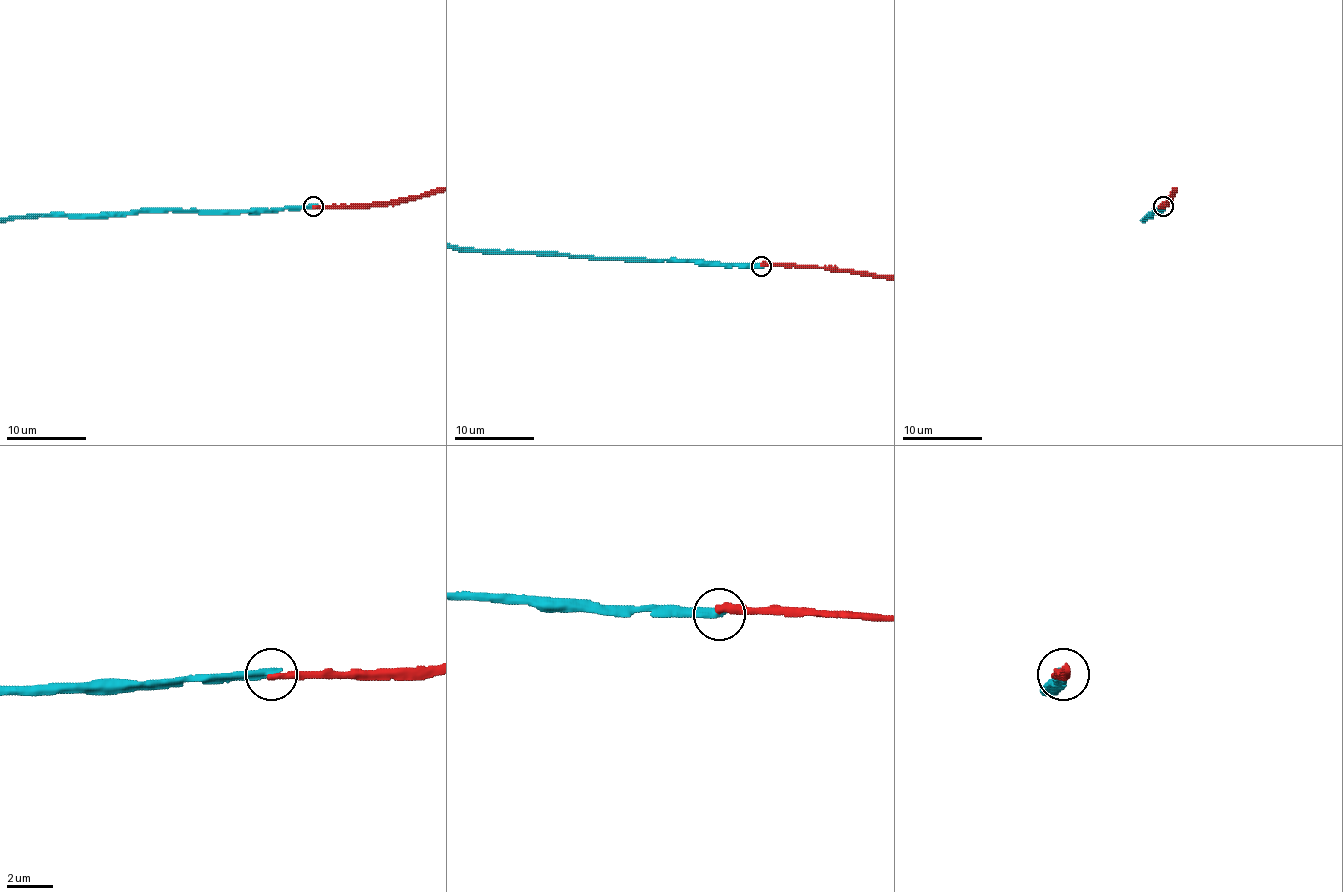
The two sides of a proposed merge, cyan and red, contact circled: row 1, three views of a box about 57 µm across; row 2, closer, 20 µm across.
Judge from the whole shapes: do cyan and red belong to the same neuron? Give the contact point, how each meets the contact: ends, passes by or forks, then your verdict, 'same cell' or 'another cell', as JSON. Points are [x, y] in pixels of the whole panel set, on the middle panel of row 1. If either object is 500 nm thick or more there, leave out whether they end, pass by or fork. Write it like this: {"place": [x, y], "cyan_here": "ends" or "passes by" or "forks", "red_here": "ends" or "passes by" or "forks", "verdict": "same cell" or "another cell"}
{"place": [761, 266], "cyan_here": "ends", "red_here": "ends", "verdict": "another cell"}

